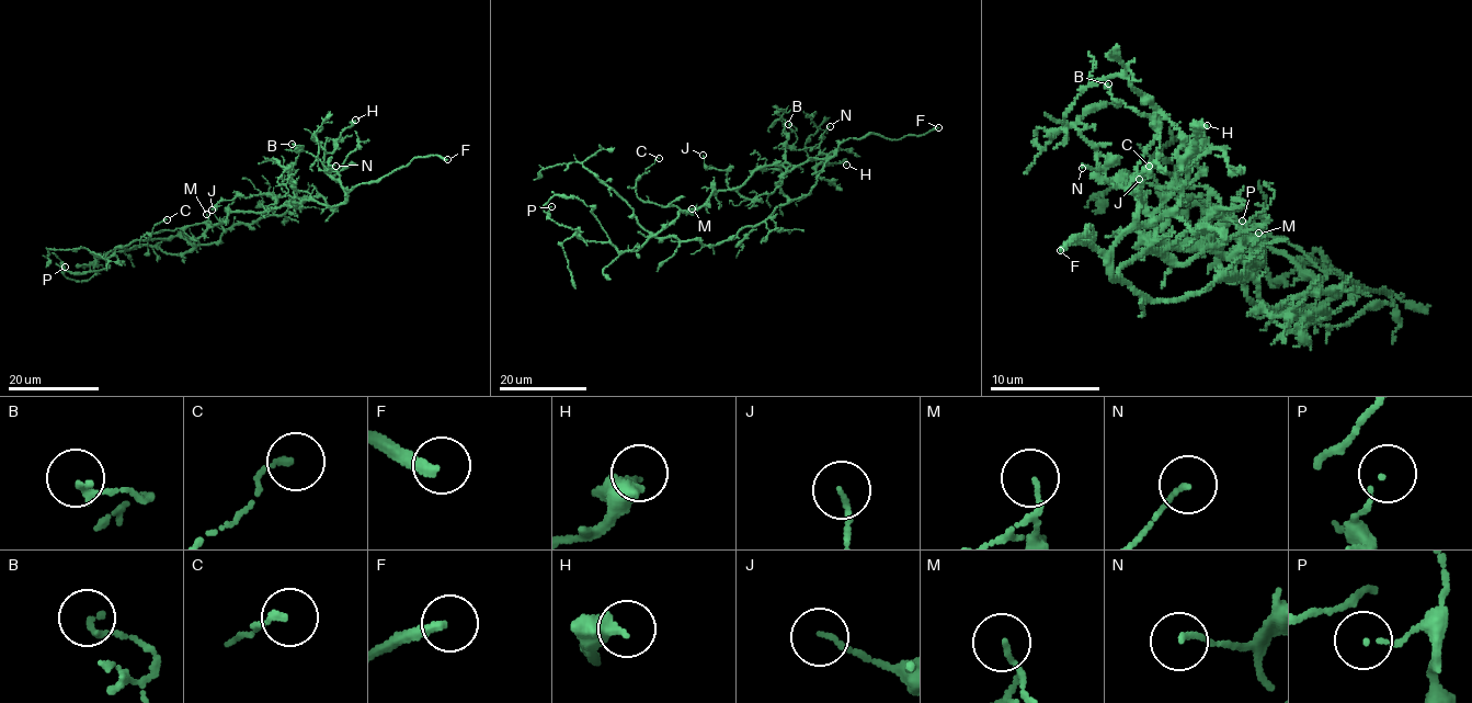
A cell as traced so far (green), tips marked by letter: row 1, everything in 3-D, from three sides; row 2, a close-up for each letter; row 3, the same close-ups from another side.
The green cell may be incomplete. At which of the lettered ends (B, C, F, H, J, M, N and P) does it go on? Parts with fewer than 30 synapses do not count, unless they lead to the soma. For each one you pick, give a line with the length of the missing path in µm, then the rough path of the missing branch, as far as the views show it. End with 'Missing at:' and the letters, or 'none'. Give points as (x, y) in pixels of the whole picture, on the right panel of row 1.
F: missing 20 µm; course (1060, 250), (1008, 295), (1001, 310), (1010, 317)
Missing at: F

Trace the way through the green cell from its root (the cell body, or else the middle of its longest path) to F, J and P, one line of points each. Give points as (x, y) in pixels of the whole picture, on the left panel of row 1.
F: (334, 208), (357, 185), (377, 181), (414, 158), (436, 155), (447, 159)
J: (334, 208), (338, 205), (307, 200), (296, 205), (287, 195), (244, 196), (238, 192), (212, 210)
P: (334, 208), (306, 200), (231, 212), (183, 252), (107, 251), (80, 282), (65, 267)

